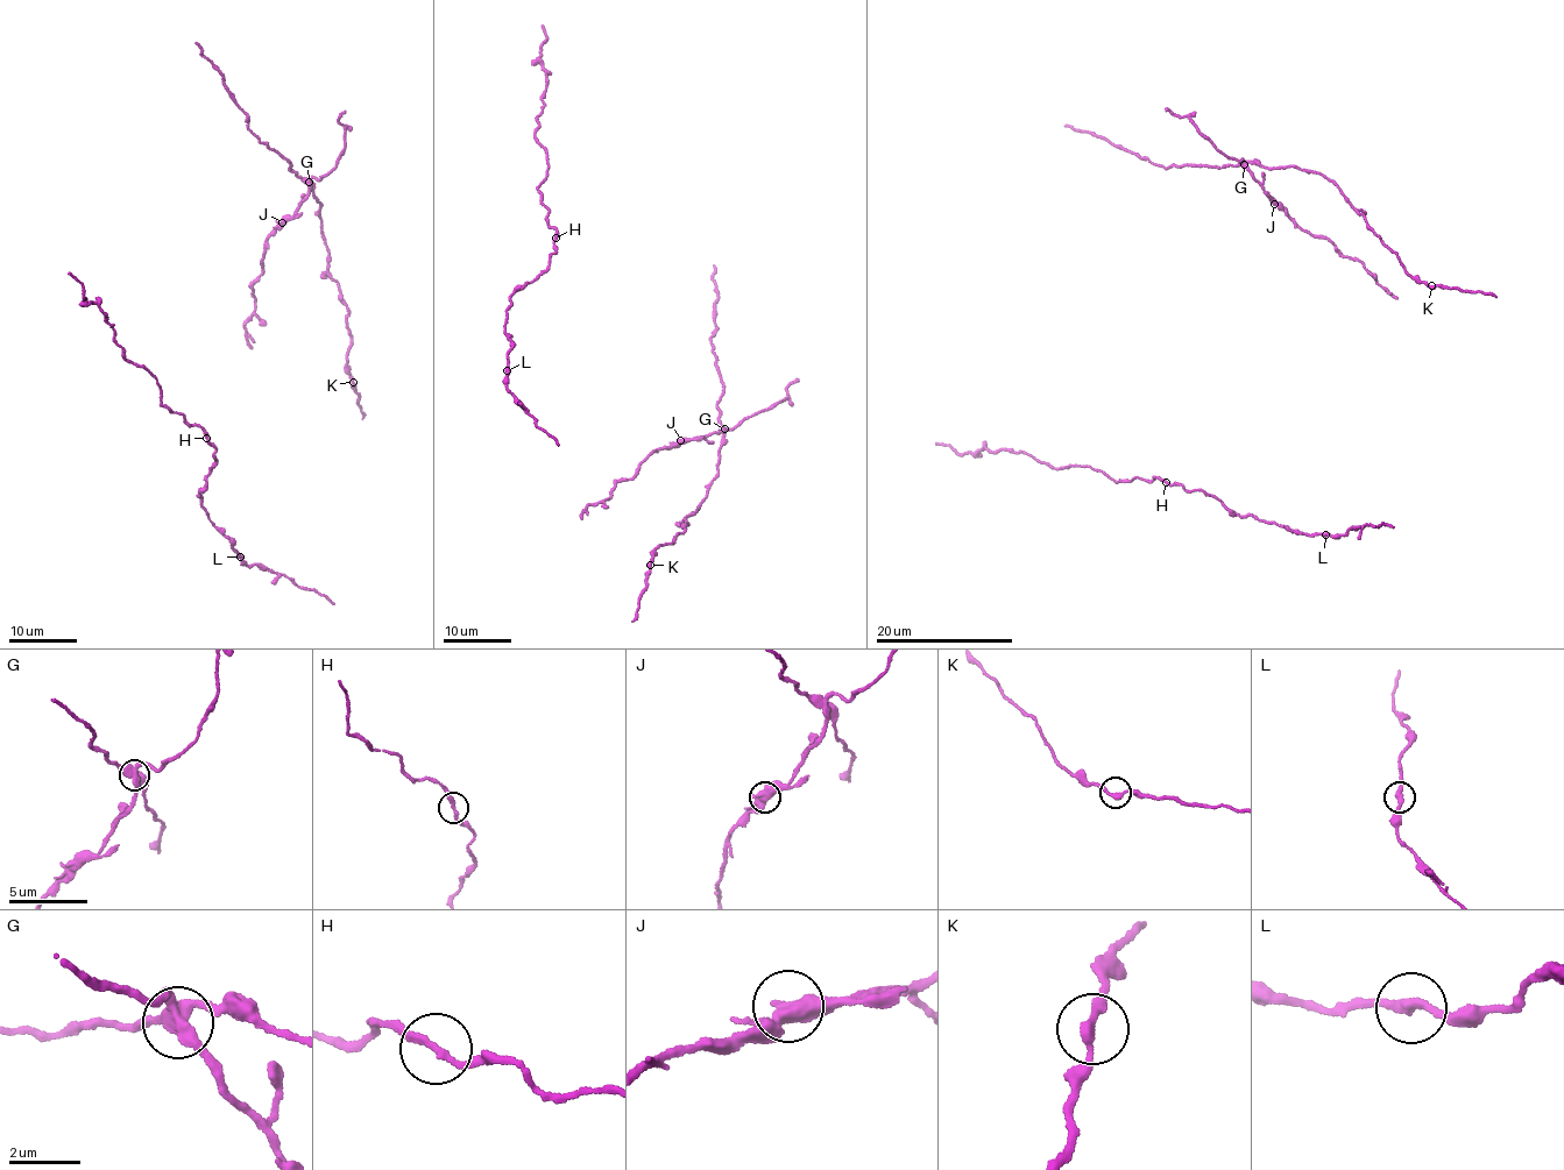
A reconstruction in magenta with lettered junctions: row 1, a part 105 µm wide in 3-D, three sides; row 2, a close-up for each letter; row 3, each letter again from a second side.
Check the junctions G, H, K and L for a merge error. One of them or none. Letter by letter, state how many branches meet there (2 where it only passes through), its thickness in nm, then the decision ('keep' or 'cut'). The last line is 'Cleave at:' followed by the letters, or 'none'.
G: branches 4; calibre 400 nm; cut
H: branches 2; calibre 200 nm; keep
K: branches 2; calibre 280 nm; keep
L: branches 2; calibre 280 nm; keep
Cleave at: G

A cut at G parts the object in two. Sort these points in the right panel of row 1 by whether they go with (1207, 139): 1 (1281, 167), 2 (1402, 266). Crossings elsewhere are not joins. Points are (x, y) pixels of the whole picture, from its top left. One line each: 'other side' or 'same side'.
1: other side
2: other side

